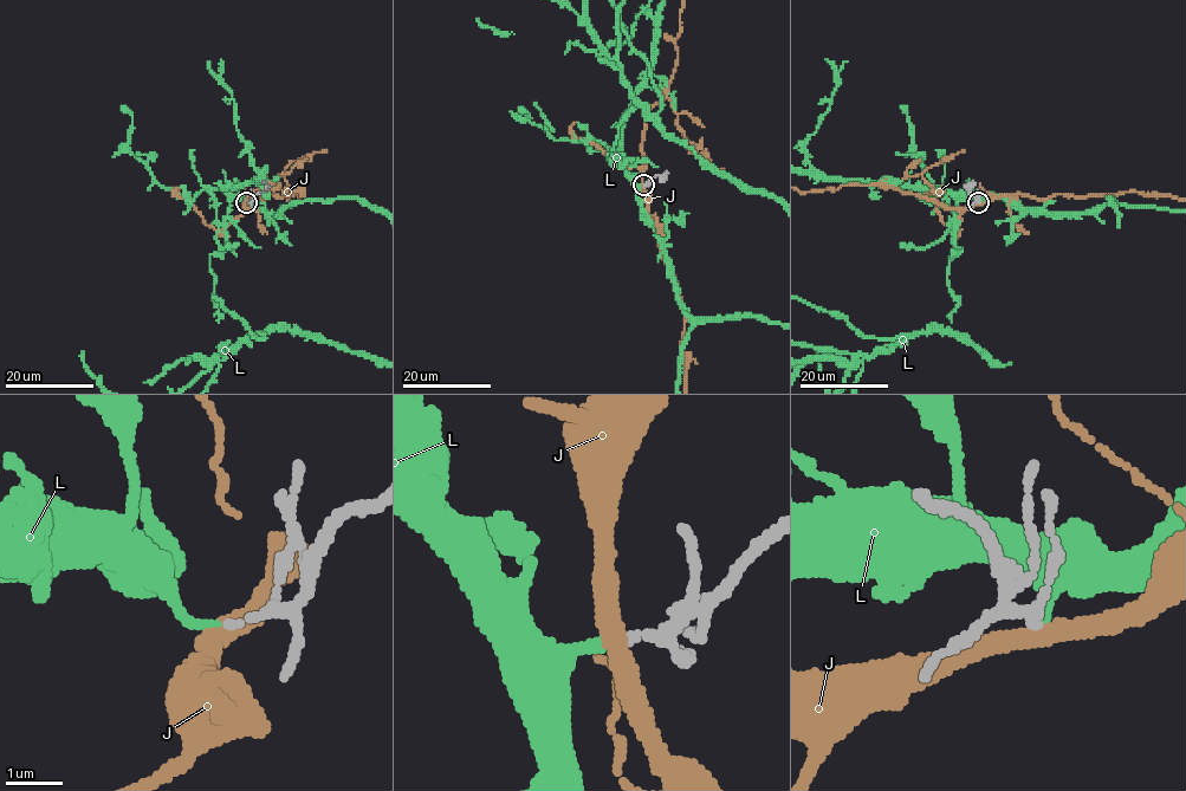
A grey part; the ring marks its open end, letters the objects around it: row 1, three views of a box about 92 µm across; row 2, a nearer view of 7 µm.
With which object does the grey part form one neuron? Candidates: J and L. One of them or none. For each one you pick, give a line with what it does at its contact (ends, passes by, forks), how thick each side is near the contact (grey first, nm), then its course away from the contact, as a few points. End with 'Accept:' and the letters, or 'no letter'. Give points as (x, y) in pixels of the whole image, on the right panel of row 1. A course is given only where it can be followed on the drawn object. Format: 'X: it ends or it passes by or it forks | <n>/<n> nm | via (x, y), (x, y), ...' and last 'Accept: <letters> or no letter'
L: it ends | 130/190 nm
Accept: L

